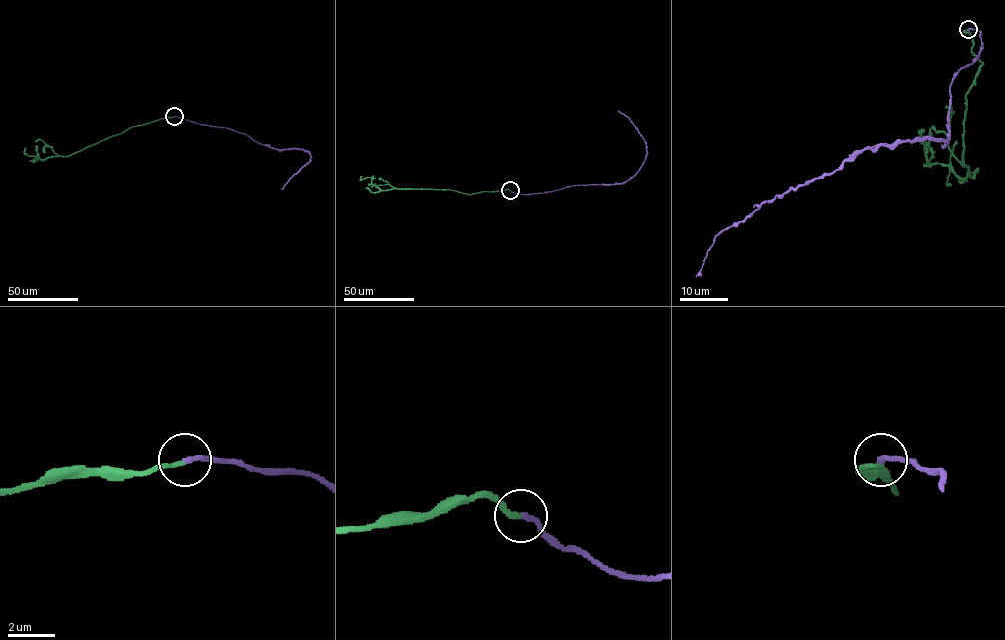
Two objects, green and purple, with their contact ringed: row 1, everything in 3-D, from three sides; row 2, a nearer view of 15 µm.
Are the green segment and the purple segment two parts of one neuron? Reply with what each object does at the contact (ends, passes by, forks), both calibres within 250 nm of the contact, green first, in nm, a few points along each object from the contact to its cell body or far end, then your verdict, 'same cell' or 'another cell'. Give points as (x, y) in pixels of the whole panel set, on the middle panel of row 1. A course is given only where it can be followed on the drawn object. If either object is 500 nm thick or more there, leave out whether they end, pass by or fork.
green ends; purple ends; calibres 200 and 220 nm; course green (509, 190), (468, 194), (450, 189), (381, 190), (370, 177), (361, 179), (362, 176); course purple (509, 190), (527, 194), (579, 185), (623, 183), (630, 179), (645, 160), (646, 143), (629, 118), (618, 110); same cell

